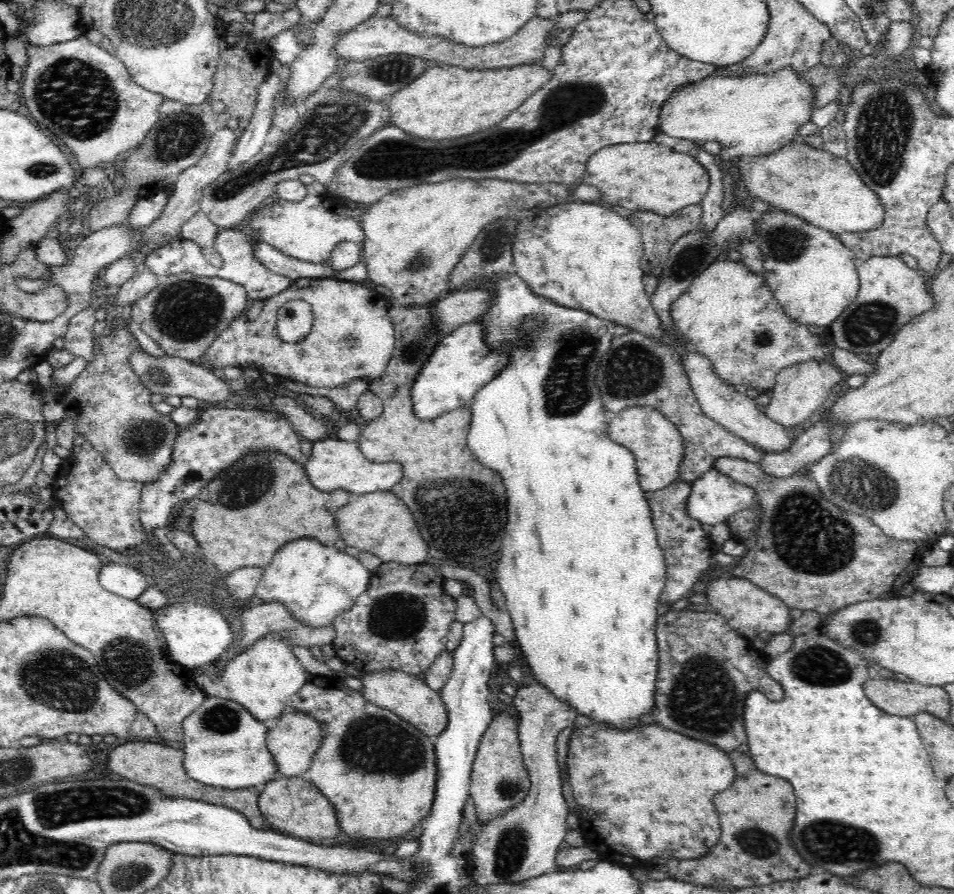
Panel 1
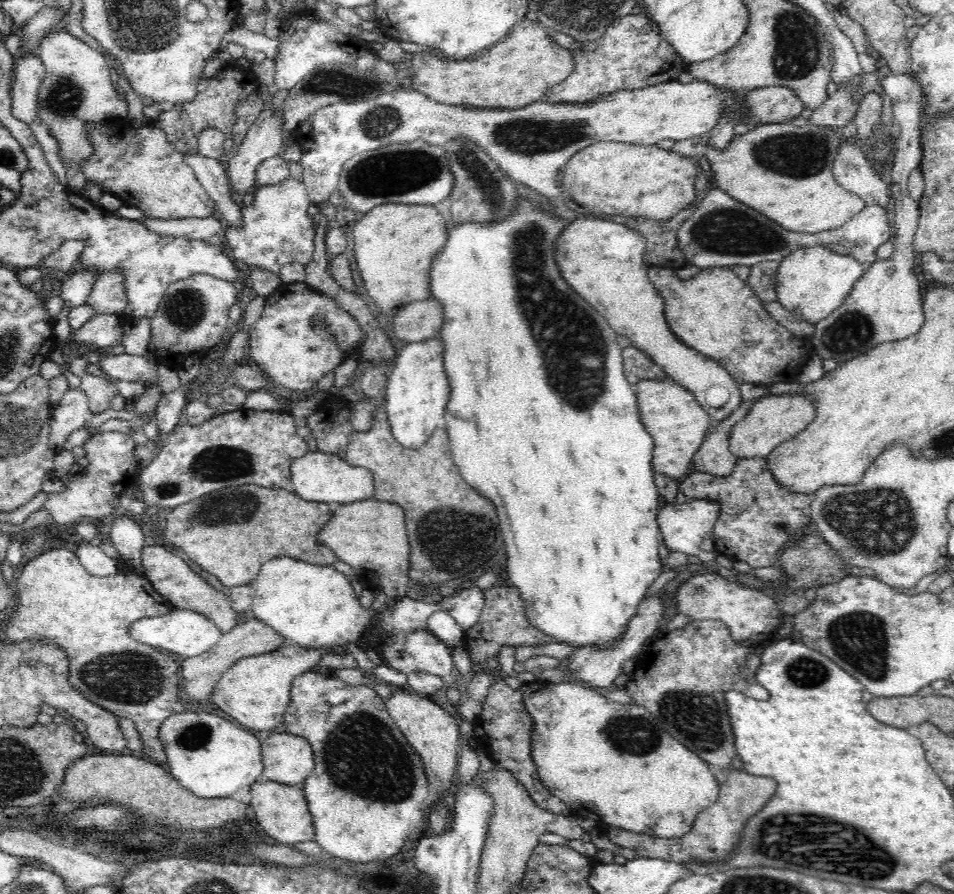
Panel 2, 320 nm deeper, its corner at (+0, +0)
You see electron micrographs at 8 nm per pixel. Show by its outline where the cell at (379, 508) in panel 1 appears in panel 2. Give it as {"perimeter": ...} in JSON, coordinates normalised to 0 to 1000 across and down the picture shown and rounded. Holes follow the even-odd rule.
{"perimeter":[[[392,557],[371,560],[350,566],[349,574],[344,584],[333,594],[333,606],[338,611],[347,613],[352,620],[353,626],[369,633],[374,645],[388,652],[403,662],[409,670],[417,671],[426,667],[430,660],[430,609],[426,600],[426,586],[423,586],[423,570],[412,562],[398,560]]]}

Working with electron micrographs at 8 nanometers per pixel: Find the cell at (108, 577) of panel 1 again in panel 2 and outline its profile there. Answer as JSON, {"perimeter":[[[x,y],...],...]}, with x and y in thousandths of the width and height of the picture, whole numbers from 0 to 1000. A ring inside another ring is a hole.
{"perimeter":[[[86,604],[85,607],[73,611],[77,612],[80,623],[90,633],[90,638],[94,642],[101,642],[105,645],[117,645],[126,638],[127,632],[124,626],[113,624],[103,612],[103,606]]]}

